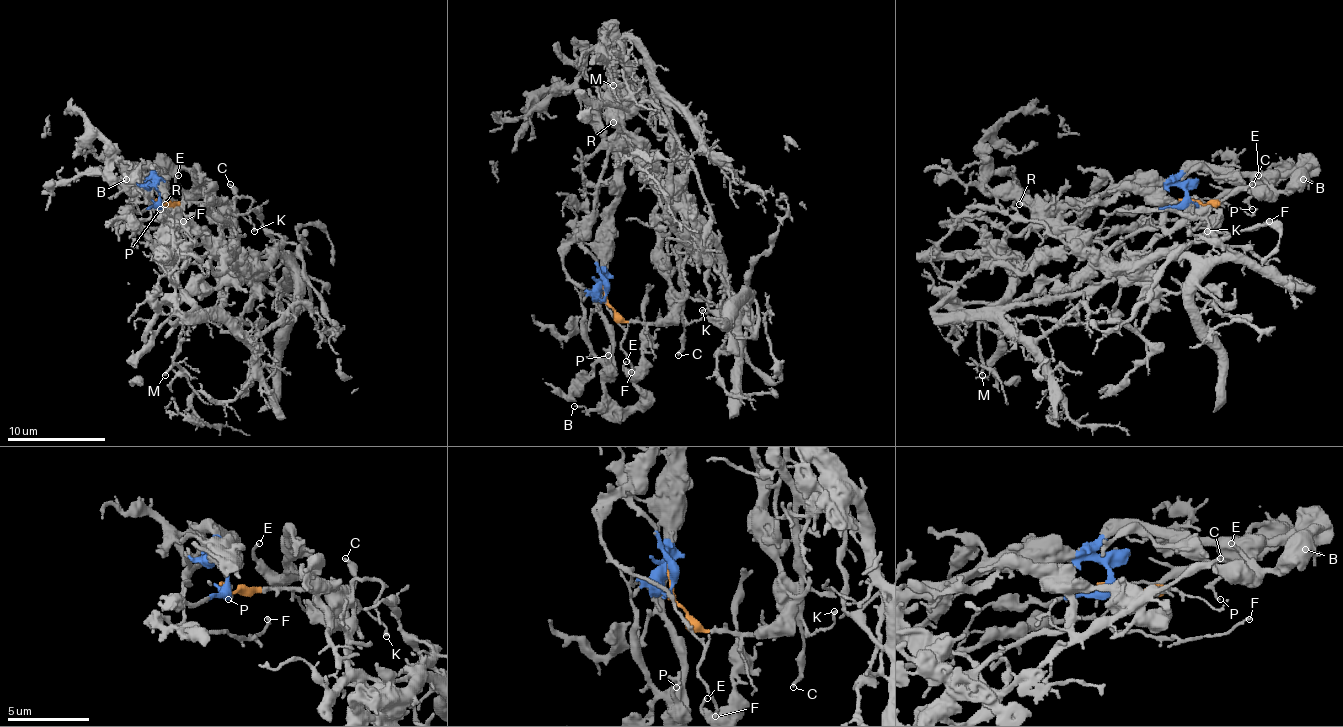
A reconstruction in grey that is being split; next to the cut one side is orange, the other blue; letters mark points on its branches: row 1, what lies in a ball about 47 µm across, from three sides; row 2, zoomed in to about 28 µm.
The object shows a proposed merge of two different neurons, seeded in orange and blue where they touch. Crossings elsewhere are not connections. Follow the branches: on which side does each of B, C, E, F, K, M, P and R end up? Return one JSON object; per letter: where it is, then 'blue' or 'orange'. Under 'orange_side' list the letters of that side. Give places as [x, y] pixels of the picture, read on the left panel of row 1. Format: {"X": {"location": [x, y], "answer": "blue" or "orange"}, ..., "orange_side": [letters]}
{"B": {"location": [126, 179], "answer": "blue"}, "C": {"location": [230, 184], "answer": "orange"}, "E": {"location": [178, 175], "answer": "blue"}, "F": {"location": [183, 221], "answer": "blue"}, "K": {"location": [254, 231], "answer": "orange"}, "M": {"location": [165, 375], "answer": "blue"}, "P": {"location": [160, 209], "answer": "blue"}, "R": {"location": [165, 204], "answer": "blue"}, "orange_side": ["C", "K"]}

